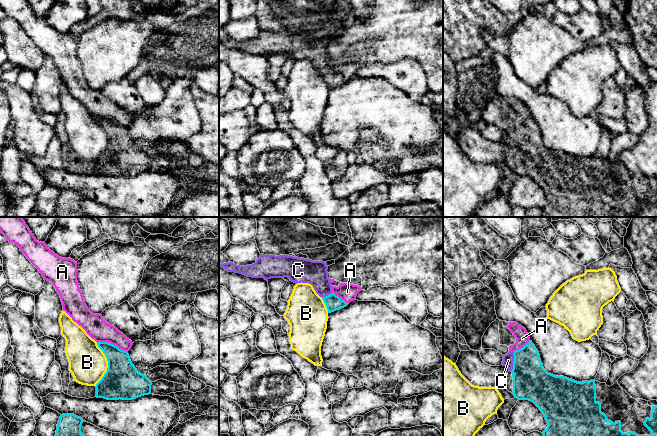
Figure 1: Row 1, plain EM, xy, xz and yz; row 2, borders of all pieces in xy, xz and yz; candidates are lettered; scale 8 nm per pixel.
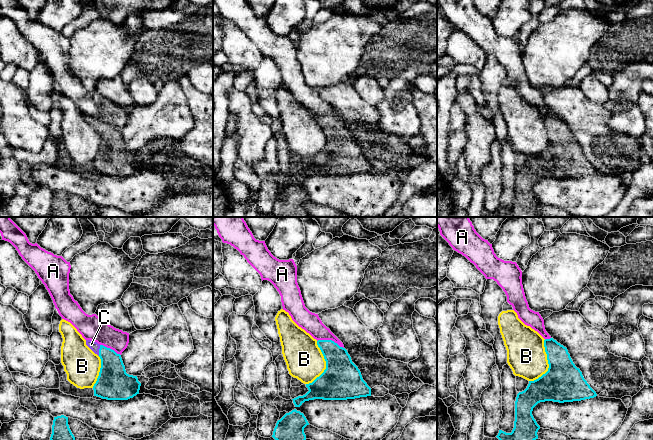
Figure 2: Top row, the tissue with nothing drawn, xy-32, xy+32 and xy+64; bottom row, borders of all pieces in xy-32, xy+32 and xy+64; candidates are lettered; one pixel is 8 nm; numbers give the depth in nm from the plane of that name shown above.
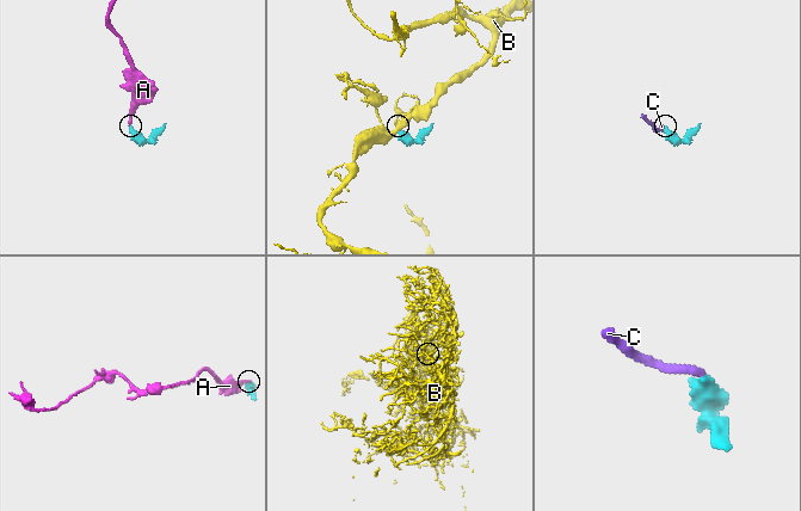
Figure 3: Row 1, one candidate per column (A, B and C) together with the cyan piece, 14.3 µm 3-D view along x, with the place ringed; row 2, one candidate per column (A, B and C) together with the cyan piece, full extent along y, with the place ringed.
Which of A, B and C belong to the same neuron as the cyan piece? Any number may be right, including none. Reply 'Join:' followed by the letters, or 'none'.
Join: C

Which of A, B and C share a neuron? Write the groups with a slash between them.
A / B / C

